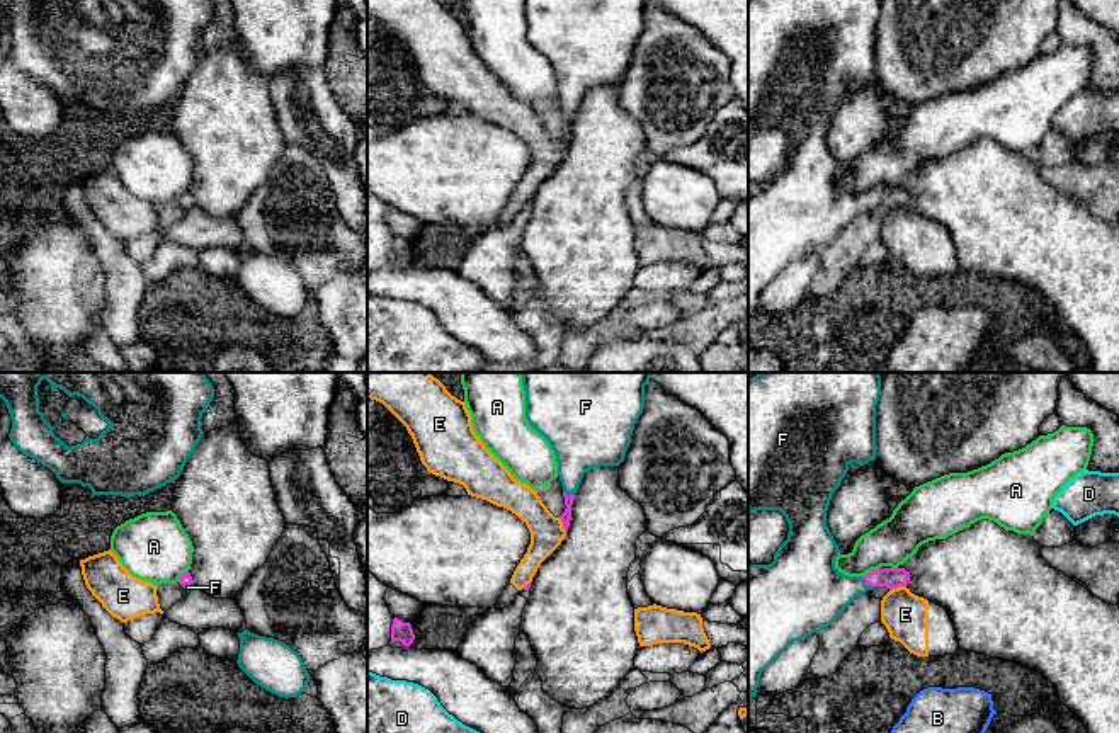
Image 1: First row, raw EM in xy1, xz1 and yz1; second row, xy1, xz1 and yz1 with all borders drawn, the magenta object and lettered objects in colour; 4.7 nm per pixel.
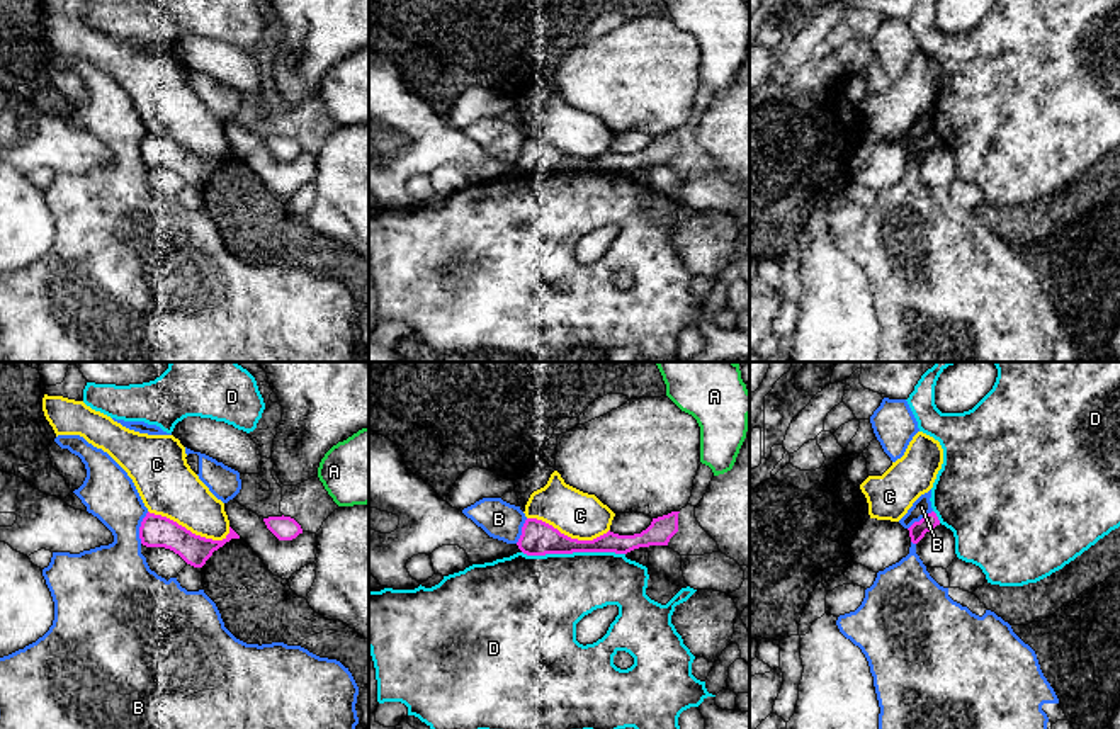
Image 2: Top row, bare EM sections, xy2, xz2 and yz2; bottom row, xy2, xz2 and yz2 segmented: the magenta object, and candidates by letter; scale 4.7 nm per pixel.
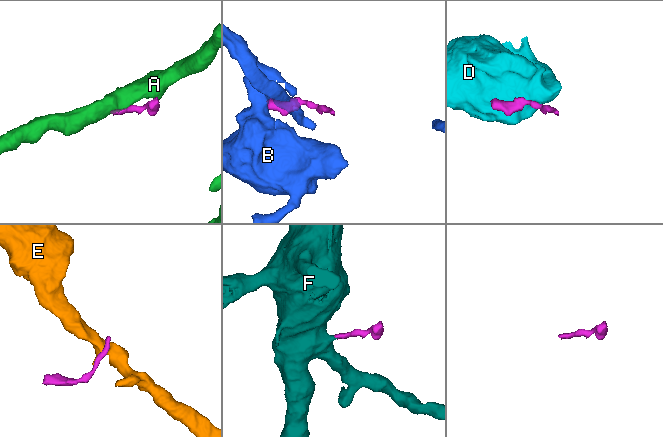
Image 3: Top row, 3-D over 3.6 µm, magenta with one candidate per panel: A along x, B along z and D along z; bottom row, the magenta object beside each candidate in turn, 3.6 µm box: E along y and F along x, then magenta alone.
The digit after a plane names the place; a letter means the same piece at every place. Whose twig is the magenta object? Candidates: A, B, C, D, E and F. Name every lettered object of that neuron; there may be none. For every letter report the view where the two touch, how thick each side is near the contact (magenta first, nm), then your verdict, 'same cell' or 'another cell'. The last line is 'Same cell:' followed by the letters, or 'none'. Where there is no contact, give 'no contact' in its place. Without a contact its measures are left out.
A: yz1 | 100/220 nm | another cell
B: xy2 | 150/300 nm | another cell
C: xy2 | 150/280 nm | another cell
D: xz2 | 160/380 nm | another cell
E: yz1 | 100/220 nm | another cell
F: yz1 | 100/300 nm | same cell
Same cell: F

